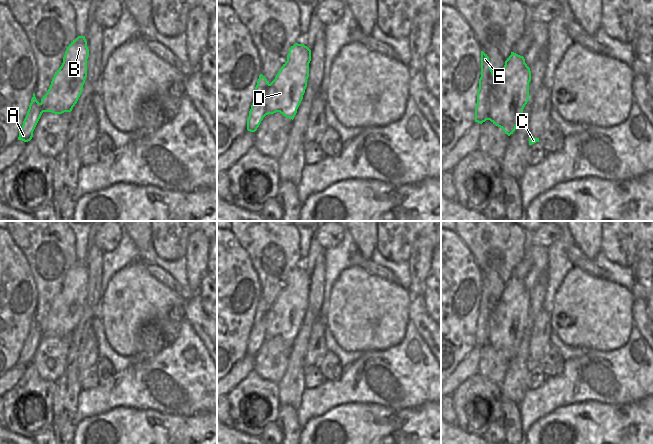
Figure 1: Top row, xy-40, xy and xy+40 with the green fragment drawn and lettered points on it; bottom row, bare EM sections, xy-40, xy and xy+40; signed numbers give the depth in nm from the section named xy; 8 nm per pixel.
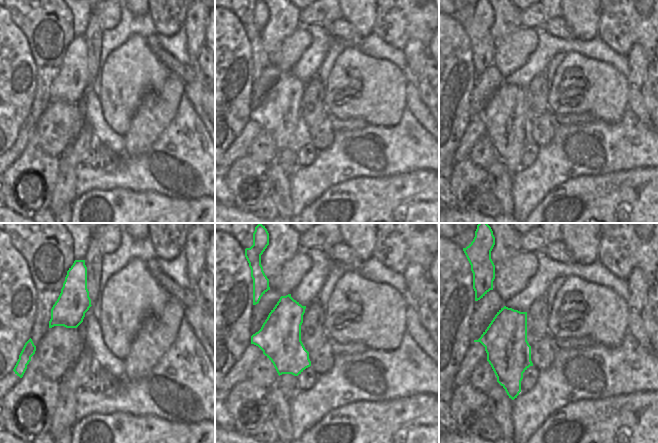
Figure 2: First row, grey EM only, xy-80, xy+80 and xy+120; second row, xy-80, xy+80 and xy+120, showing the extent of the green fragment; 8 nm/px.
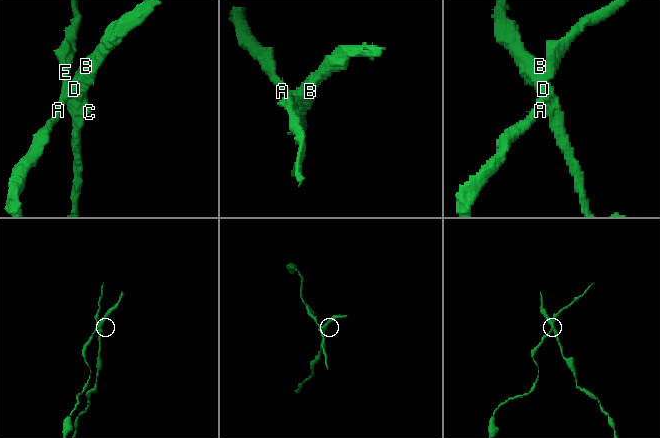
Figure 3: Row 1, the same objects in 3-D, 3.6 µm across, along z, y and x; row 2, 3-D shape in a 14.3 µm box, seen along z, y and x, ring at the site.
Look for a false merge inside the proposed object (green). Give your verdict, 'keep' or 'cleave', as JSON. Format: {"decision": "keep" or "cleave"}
{"decision": "cleave"}

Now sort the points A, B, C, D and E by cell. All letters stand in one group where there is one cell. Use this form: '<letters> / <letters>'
A E / B C D

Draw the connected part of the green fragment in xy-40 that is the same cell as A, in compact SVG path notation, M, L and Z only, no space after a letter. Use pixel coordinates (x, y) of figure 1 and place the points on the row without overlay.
M35 317L31 323L27 339L23 345L23 349L19 355L18 364L28 366L33 361L33 355L42 339L41 328L37 325Z

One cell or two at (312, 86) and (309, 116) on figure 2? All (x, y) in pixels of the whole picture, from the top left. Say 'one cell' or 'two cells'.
one cell

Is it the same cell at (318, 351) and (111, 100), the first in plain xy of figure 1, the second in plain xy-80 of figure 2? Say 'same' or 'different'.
different

